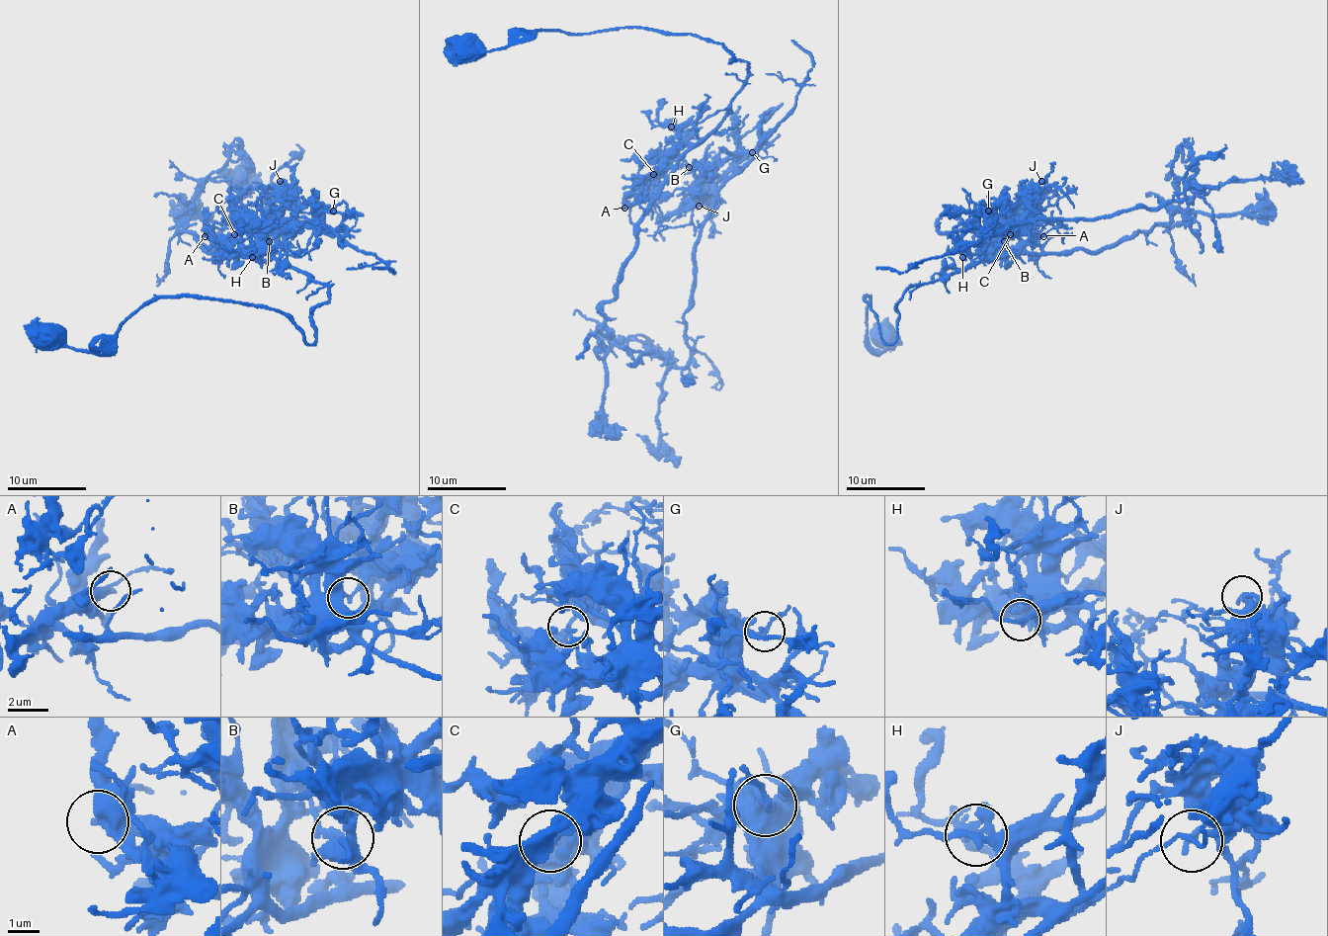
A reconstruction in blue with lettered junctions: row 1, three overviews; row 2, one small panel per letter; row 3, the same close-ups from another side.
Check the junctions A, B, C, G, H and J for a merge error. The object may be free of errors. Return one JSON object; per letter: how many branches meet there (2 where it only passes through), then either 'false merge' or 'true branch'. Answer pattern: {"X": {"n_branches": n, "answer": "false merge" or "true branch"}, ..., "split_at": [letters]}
{"A": {"n_branches": 2, "answer": "true branch"}, "B": {"n_branches": 2, "answer": "false merge"}, "C": {"n_branches": 2, "answer": "true branch"}, "G": {"n_branches": 2, "answer": "true branch"}, "H": {"n_branches": 2, "answer": "true branch"}, "J": {"n_branches": 2, "answer": "true branch"}, "split_at": ["B"]}

